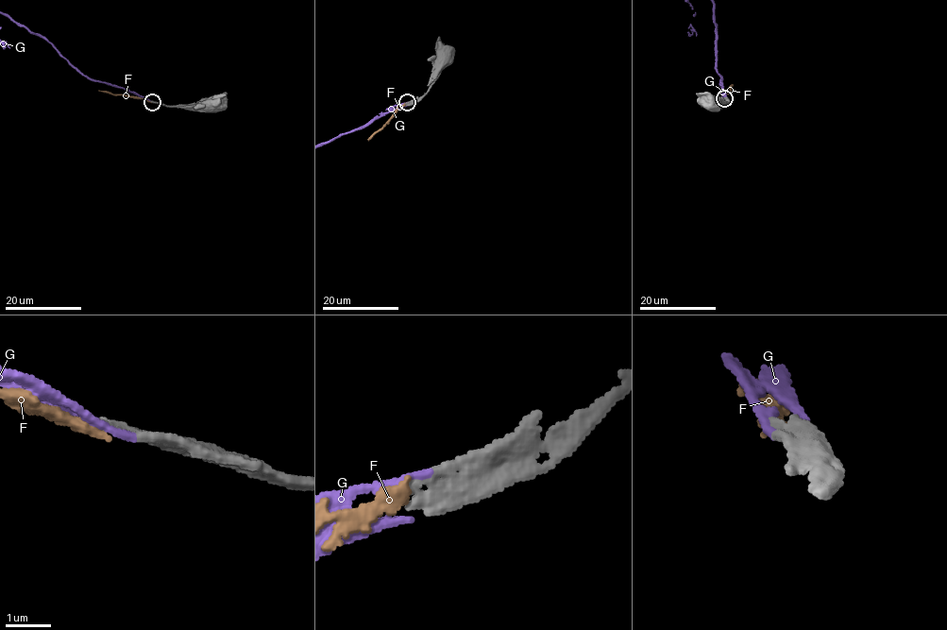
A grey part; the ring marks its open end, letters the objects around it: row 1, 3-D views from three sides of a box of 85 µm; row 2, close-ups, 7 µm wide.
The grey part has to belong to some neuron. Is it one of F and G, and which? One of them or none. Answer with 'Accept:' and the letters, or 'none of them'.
Accept: G

